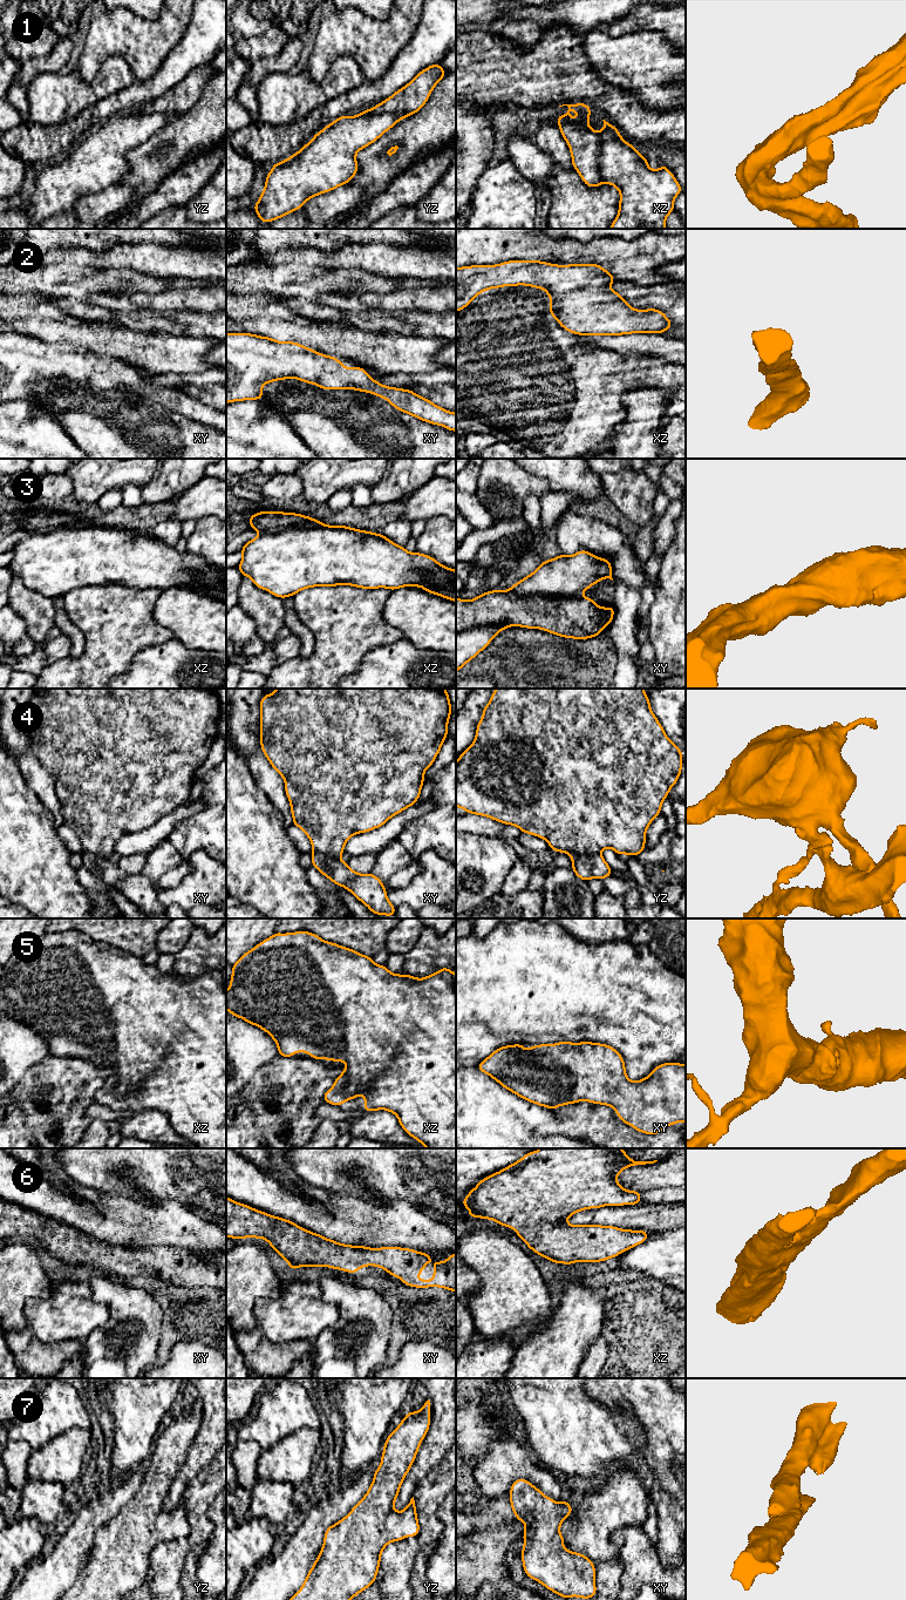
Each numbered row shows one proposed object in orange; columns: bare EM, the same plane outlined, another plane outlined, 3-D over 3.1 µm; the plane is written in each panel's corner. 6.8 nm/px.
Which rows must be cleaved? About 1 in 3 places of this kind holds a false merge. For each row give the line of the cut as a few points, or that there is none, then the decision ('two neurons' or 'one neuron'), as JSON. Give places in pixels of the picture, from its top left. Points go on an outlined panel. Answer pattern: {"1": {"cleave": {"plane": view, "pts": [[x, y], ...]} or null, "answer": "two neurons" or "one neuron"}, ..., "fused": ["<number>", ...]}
{"1": {"cleave": null, "answer": "one neuron"}, "2": {"cleave": null, "answer": "one neuron"}, "3": {"cleave": null, "answer": "one neuron"}, "4": {"cleave": {"plane": "yz", "pts": [[599, 852], [592, 855], [572, 858]]}, "answer": "two neurons"}, "5": {"cleave": null, "answer": "one neuron"}, "6": {"cleave": null, "answer": "one neuron"}, "7": {"cleave": null, "answer": "one neuron"}, "fused": ["4"]}

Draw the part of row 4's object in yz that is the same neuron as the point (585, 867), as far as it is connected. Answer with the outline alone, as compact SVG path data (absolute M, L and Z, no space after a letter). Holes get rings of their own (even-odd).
M600 853L572 857L572 869L579 879L587 882L593 877L600 880L609 877L613 870Z

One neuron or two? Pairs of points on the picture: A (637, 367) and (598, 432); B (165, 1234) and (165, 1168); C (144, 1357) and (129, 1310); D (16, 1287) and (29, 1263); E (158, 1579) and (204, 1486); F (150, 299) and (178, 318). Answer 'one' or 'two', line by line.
A: one
B: two
C: one
D: one
E: one
F: two

